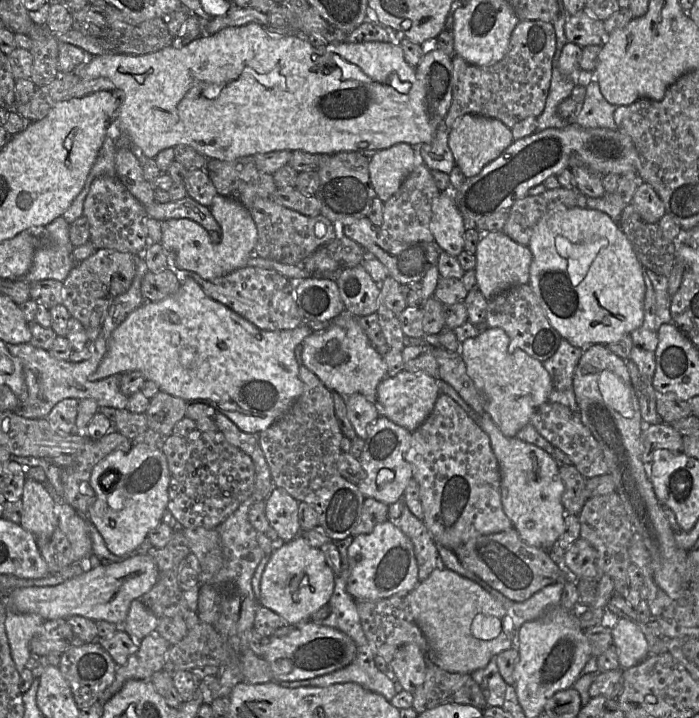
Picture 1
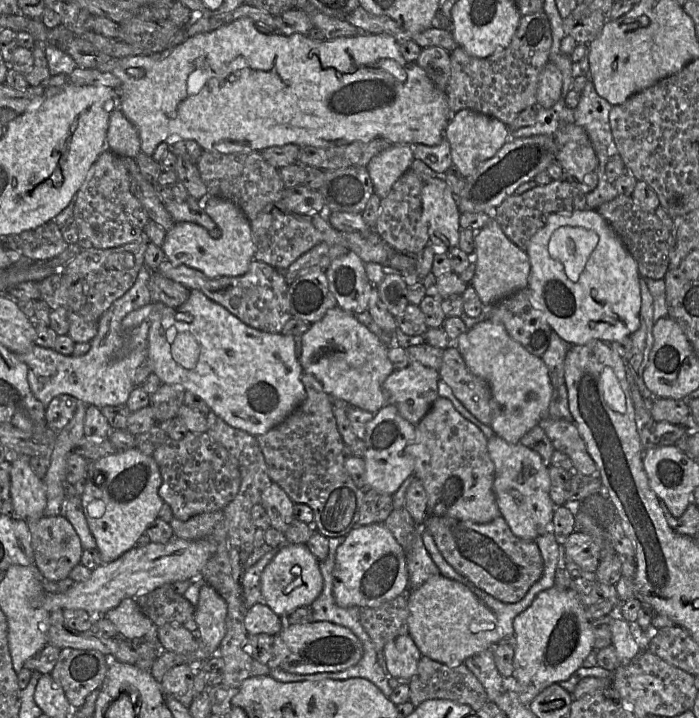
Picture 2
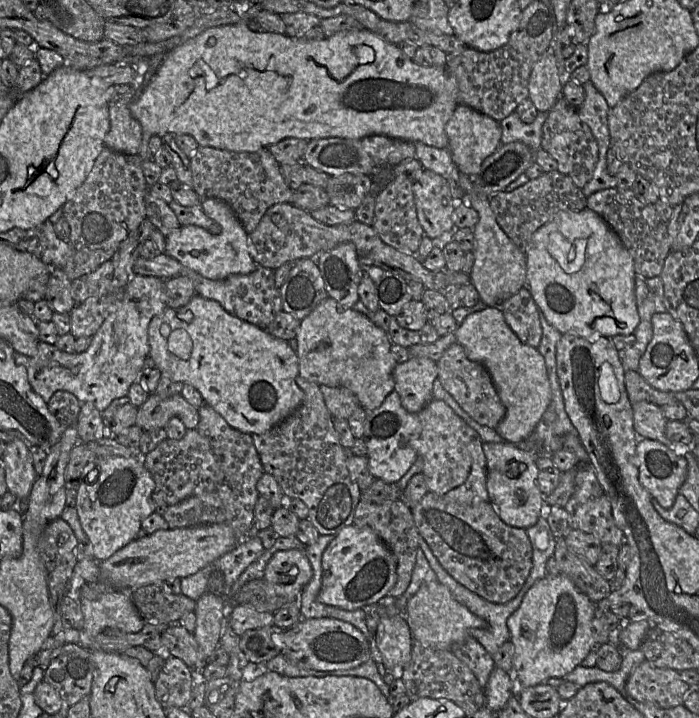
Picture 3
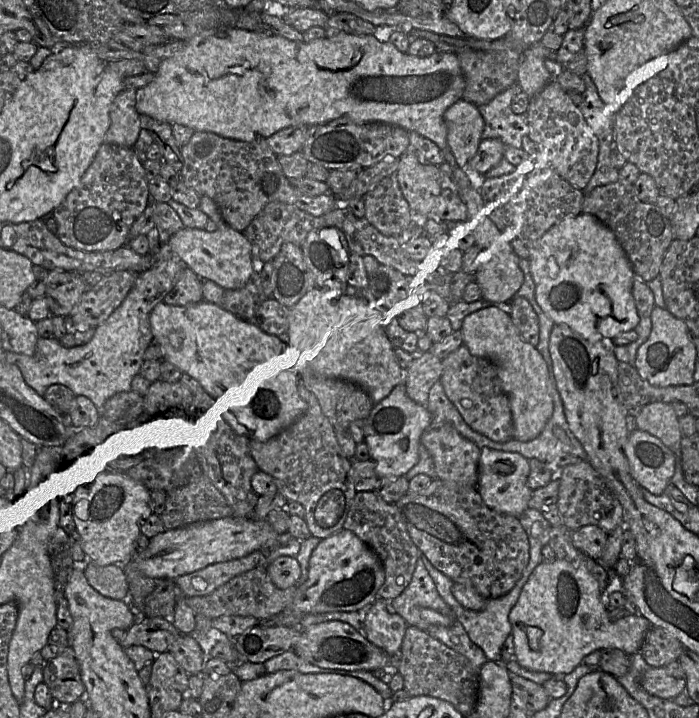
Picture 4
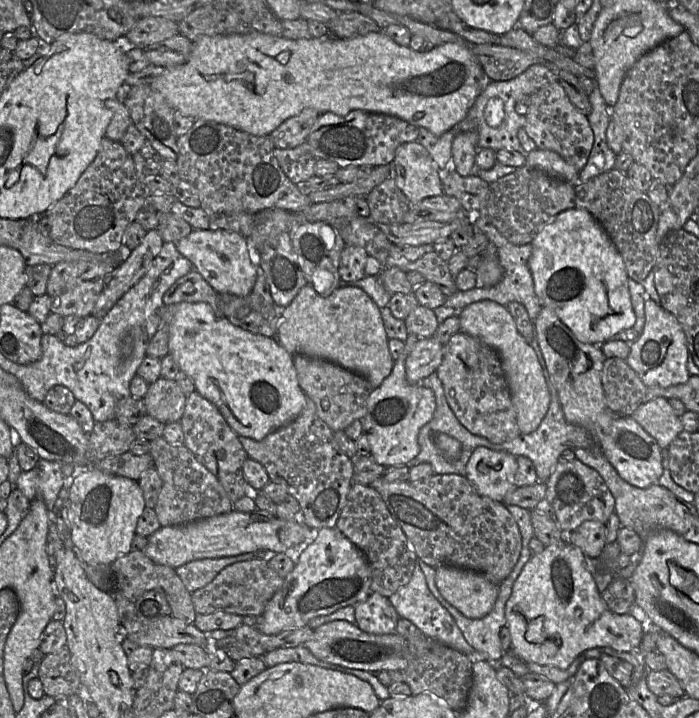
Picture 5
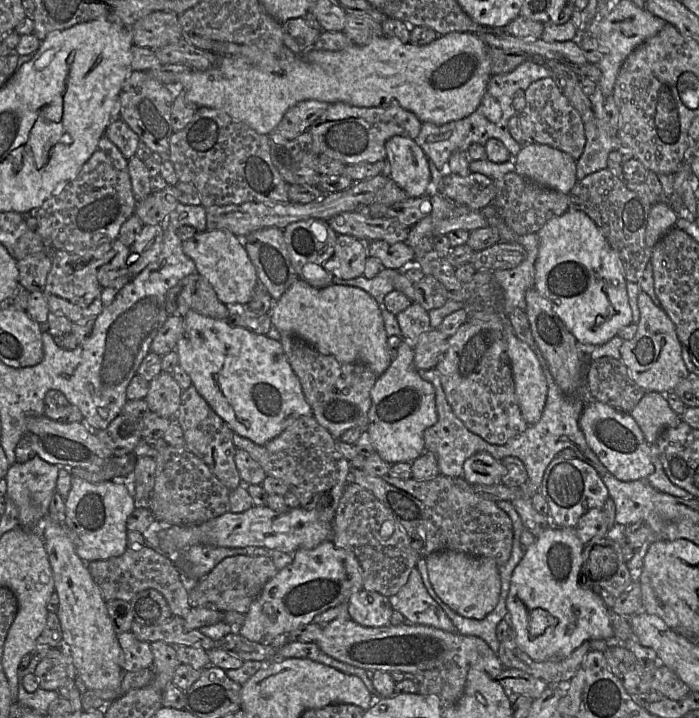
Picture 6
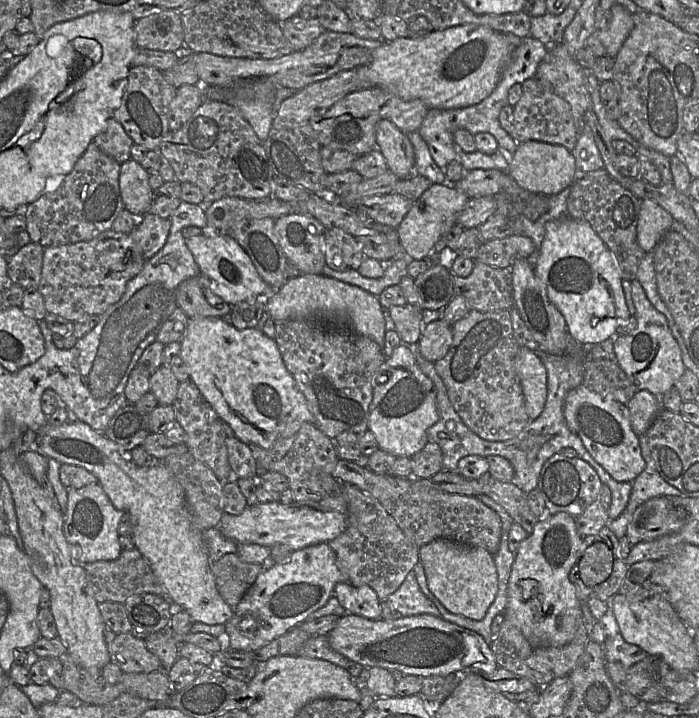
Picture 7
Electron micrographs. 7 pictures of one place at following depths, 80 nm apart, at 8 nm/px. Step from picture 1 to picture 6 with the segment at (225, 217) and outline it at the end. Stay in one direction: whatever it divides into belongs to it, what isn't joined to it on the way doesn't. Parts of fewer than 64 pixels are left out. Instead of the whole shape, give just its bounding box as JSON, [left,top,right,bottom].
[182,230,259,305]

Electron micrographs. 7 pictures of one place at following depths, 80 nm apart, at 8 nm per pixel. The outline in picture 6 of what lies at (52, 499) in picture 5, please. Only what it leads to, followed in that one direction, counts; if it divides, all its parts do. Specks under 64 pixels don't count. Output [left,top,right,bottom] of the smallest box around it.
[5,455,60,532]

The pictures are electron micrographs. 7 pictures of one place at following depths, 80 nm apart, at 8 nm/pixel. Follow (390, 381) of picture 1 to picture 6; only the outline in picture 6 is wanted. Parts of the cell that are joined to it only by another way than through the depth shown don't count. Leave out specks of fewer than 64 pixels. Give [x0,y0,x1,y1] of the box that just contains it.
[413,328,449,370]

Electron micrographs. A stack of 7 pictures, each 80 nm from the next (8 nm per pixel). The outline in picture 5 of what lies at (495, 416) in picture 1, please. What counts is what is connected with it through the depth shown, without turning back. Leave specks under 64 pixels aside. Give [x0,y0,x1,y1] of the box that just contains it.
[459,300,550,434]

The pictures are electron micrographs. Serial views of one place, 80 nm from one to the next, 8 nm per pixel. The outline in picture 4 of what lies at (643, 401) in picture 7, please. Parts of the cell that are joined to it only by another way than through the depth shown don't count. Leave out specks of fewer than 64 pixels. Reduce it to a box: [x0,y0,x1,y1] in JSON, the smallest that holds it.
[634,402,683,461]

